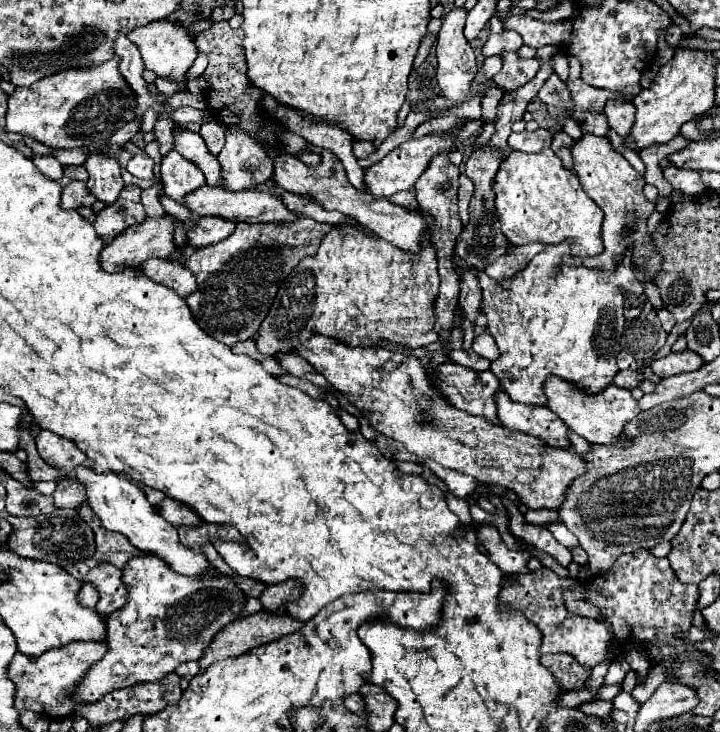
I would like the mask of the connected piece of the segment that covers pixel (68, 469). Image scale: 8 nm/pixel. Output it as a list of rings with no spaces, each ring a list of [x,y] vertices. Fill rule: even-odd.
[[[42,429],[38,433],[36,449],[38,449],[38,455],[48,465],[52,465],[56,469],[62,469],[66,475],[72,475],[78,465],[92,467],[88,457],[84,457],[84,453],[80,453],[80,449],[76,445],[72,445],[72,441],[68,441],[64,437],[58,437],[52,431]]]

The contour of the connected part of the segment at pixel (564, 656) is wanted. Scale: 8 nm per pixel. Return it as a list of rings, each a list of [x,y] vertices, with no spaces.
[[[548,653],[542,655],[542,665],[546,665],[562,683],[564,689],[584,689],[590,679],[590,669],[582,667],[568,653]]]

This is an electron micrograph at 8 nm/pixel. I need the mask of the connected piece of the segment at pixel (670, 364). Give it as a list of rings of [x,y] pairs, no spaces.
[[[682,351],[682,353],[670,353],[666,357],[652,361],[650,369],[658,377],[670,377],[670,375],[678,375],[678,373],[696,371],[702,365],[704,365],[704,361],[700,355],[696,355],[694,351]]]

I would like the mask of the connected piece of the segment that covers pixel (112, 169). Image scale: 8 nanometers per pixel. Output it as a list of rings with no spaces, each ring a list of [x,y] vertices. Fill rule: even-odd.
[[[90,155],[84,167],[90,173],[90,179],[86,181],[88,191],[104,205],[112,205],[124,187],[118,159],[108,155]]]

